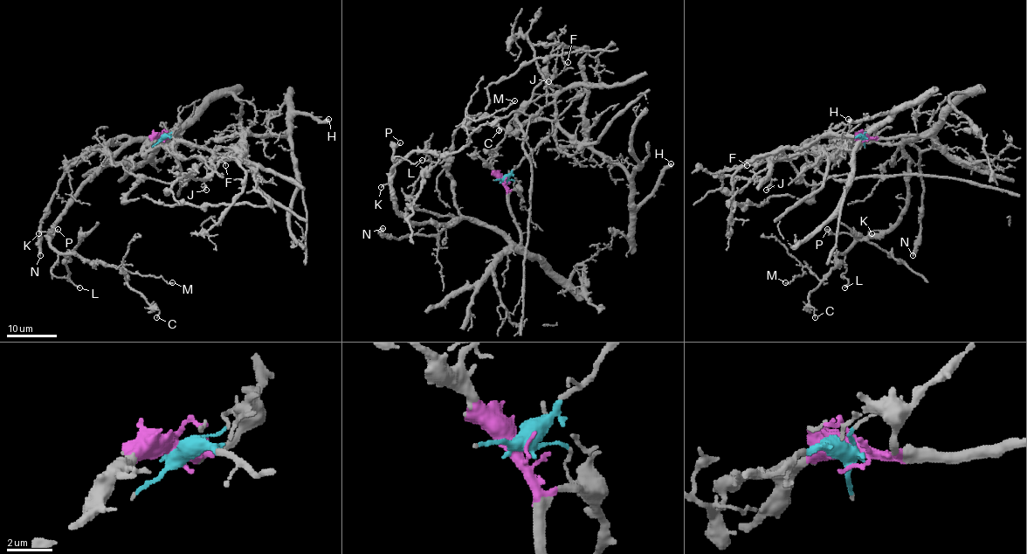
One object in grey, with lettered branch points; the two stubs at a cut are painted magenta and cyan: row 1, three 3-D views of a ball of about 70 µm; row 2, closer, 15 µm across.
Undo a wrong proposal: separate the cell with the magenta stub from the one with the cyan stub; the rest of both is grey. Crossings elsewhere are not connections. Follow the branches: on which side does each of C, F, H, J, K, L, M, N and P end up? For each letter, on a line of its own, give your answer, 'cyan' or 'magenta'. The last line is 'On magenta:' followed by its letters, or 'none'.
C: magenta
F: cyan
H: magenta
J: cyan
K: magenta
L: magenta
M: magenta
N: magenta
P: magenta
On magenta: C, H, K, L, M, N, P

